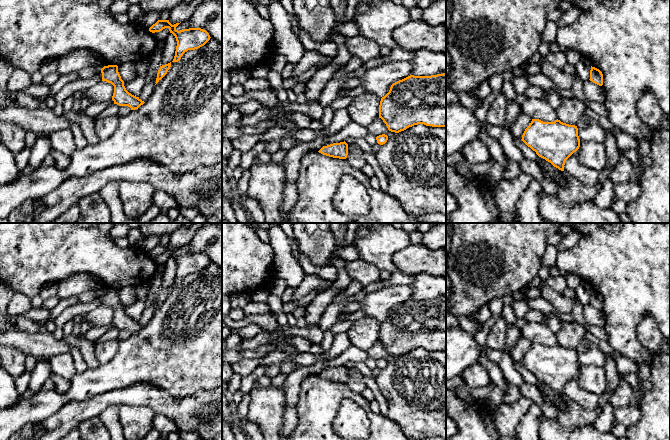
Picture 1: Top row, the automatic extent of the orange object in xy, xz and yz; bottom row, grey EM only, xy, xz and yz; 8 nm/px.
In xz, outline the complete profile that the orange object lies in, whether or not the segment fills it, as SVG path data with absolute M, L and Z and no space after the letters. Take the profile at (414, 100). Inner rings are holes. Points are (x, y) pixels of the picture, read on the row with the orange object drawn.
M446 73L431 76L410 75L393 83L389 92L381 98L379 118L389 131L395 133L418 124L446 127Z

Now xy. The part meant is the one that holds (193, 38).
M158 20L149 28L149 31L152 33L168 28L170 33L175 36L177 46L172 62L178 62L188 50L195 50L204 46L211 38L209 33L201 28L189 28L178 31L176 27L179 24L172 25L169 20Z

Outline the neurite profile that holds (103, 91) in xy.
M99 81L86 90L86 96L91 103L108 102L112 99L114 86L106 81Z

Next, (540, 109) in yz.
M527 98L521 105L521 111L532 119L554 122L558 119L556 110L543 99Z

